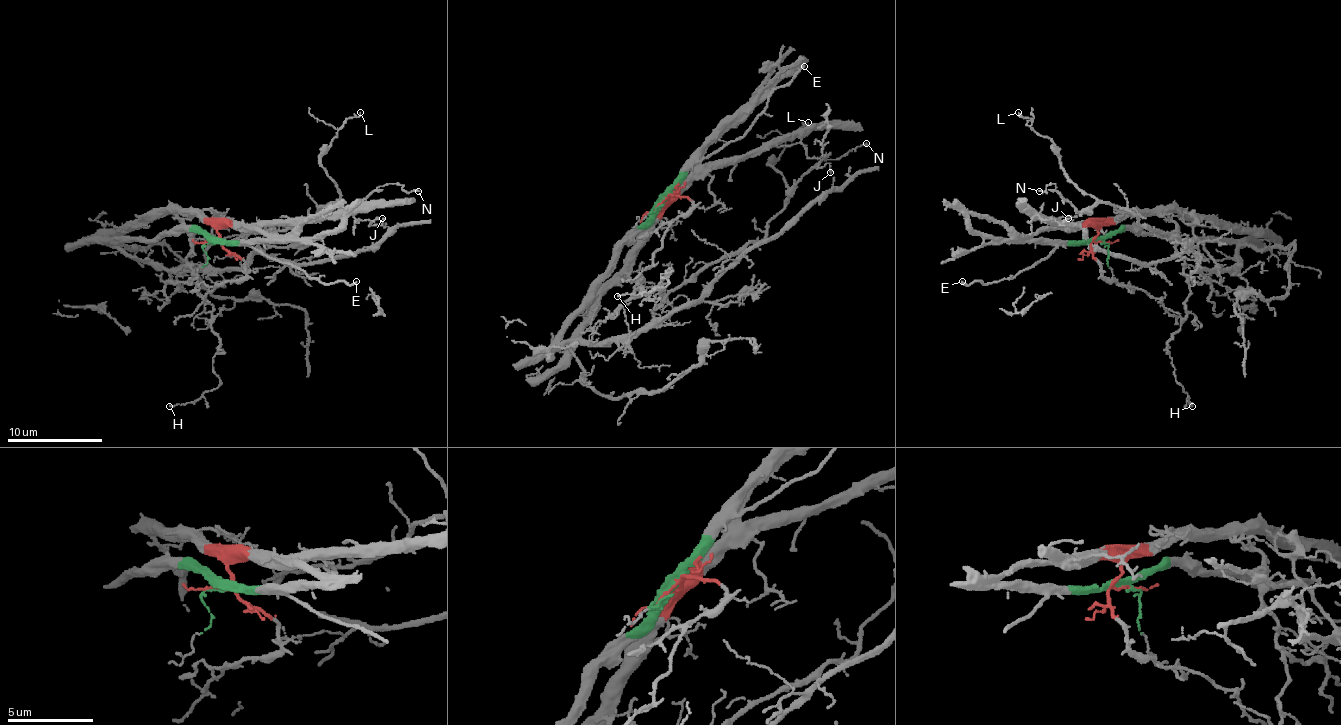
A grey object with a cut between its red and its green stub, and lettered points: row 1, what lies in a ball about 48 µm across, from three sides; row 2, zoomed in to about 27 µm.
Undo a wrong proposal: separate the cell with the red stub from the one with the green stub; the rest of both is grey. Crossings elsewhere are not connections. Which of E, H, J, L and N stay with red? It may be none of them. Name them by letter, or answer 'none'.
H, J

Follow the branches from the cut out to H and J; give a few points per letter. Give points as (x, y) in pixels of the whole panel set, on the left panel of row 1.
H: (214, 242), (216, 230), (200, 214), (181, 211), (193, 276), (212, 307), (219, 380), (169, 407)
J: (214, 242), (219, 240), (216, 230), (228, 226), (297, 223), (340, 214), (350, 214), (373, 223), (383, 219)

